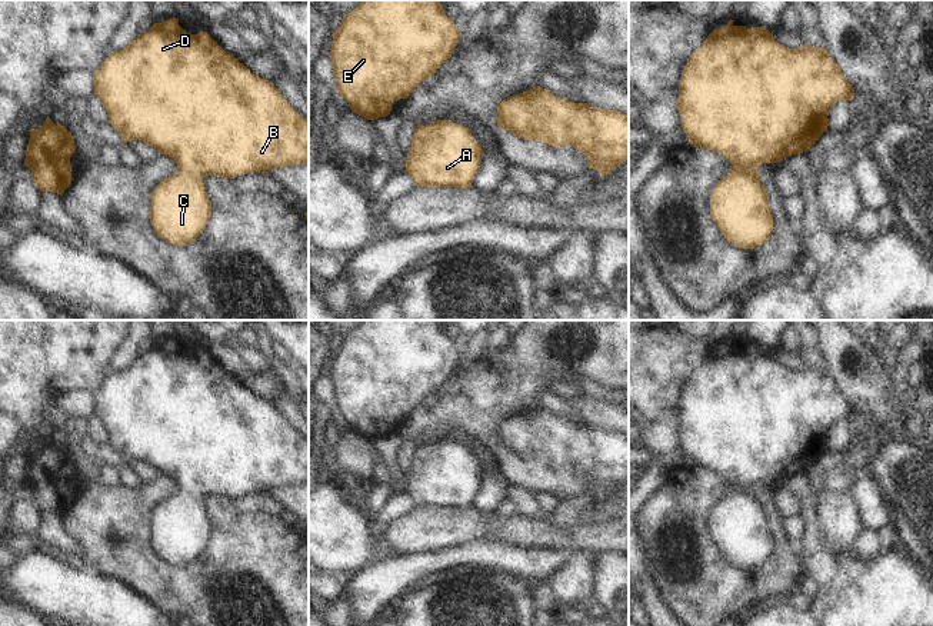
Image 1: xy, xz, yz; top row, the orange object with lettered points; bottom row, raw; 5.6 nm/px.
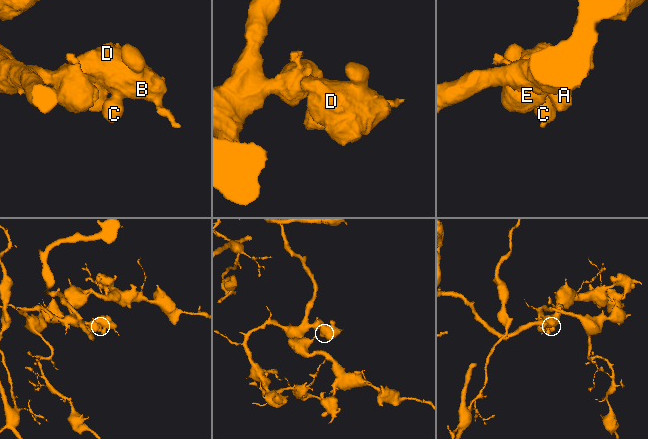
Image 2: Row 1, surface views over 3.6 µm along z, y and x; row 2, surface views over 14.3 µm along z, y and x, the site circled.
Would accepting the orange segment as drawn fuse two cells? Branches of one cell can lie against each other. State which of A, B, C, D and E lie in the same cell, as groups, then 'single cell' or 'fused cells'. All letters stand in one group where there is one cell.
A B C D E | single cell

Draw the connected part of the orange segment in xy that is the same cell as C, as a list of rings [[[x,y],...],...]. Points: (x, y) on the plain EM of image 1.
[[[173,337],[163,343],[154,343],[144,354],[129,363],[123,370],[110,373],[101,386],[94,392],[94,414],[103,422],[103,429],[109,433],[109,443],[120,453],[124,463],[141,460],[146,466],[156,467],[160,475],[171,477],[177,485],[177,492],[160,502],[151,513],[151,527],[149,539],[154,553],[173,566],[186,566],[194,562],[204,550],[210,536],[211,523],[209,520],[203,497],[219,496],[234,499],[246,493],[269,493],[277,487],[309,485],[309,439],[300,436],[274,407],[274,403],[251,393],[233,374],[227,374],[207,352],[190,354],[179,346],[179,339]]]

